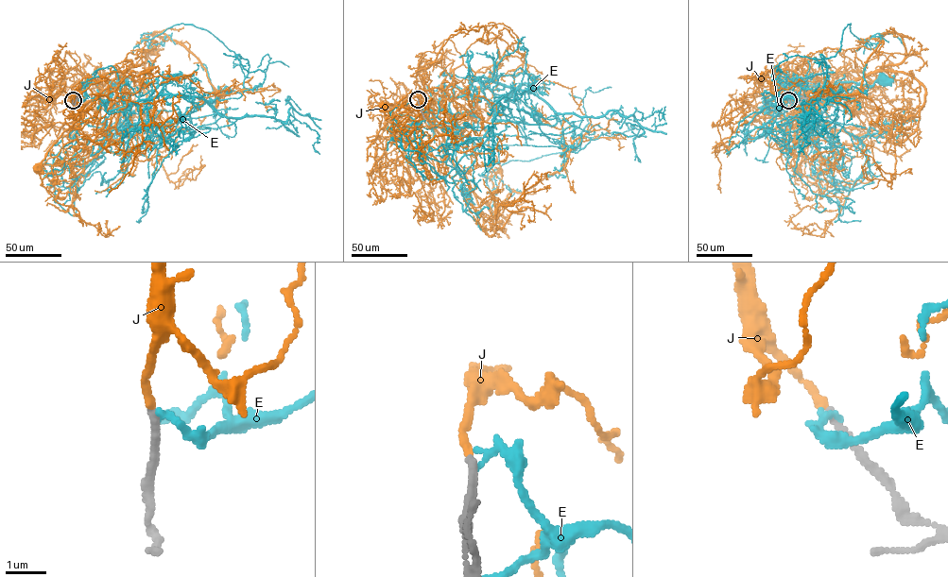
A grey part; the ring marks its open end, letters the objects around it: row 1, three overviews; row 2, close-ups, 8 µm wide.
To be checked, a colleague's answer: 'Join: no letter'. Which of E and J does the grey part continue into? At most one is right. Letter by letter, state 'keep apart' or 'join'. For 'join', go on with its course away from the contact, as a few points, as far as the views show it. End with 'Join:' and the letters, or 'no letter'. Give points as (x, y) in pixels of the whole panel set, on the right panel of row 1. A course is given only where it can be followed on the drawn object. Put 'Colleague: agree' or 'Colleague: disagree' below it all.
E: keep apart
J: join; it runs (788, 99), (779, 77), (782, 81), (824, 79), (832, 89), (795, 136), (797, 167)
Join: J
Colleague: disagree

